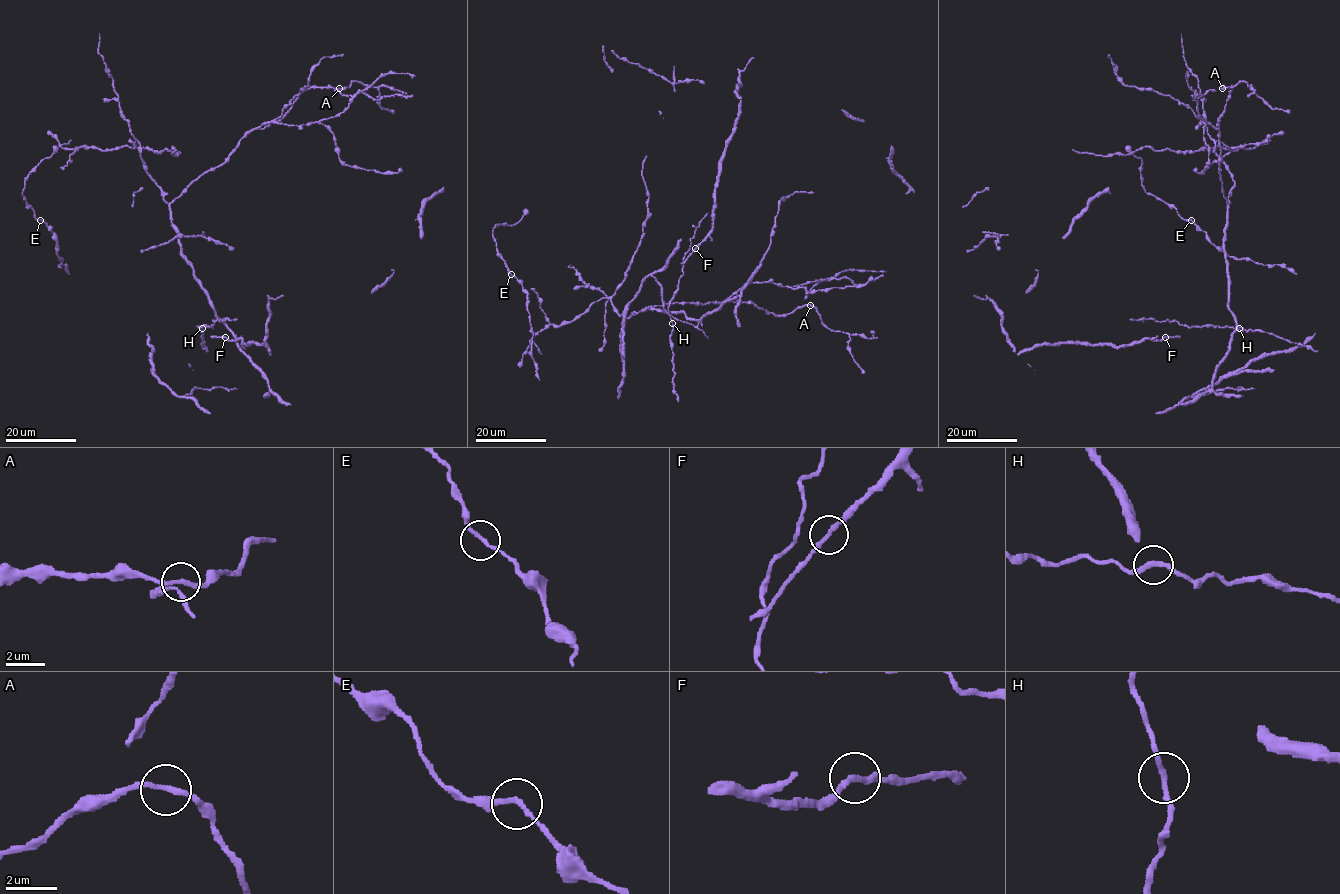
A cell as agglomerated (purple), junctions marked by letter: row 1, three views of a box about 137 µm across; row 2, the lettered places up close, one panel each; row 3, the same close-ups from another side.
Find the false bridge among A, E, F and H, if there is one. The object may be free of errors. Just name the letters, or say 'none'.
none

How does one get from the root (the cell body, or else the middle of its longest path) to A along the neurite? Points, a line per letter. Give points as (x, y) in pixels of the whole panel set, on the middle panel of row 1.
A: (685, 316), (651, 307), (640, 311), (675, 302), (752, 302), (774, 315), (786, 315), (810, 305)

